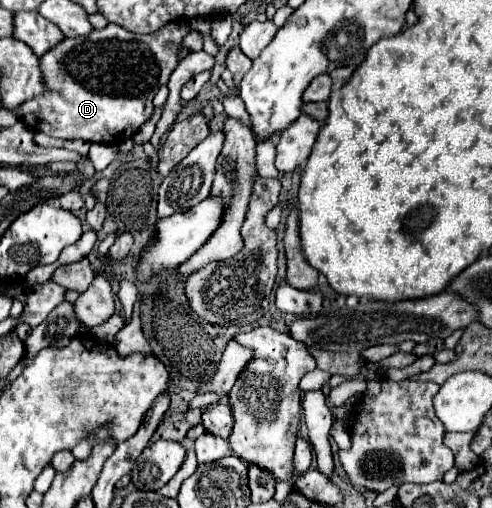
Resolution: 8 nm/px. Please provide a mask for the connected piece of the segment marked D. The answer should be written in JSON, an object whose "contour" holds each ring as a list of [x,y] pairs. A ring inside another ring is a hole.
{"contour":[[[108,23],[100,31],[92,31],[86,37],[74,37],[56,45],[50,53],[40,59],[42,75],[50,93],[26,101],[22,109],[16,109],[16,115],[32,131],[42,131],[58,139],[82,139],[88,143],[108,143],[120,145],[122,141],[136,135],[140,125],[152,115],[152,99],[162,83],[168,81],[170,73],[178,65],[178,49],[182,47],[182,37],[190,31],[188,23],[168,23],[162,29],[146,35],[130,33],[118,25]]]}

